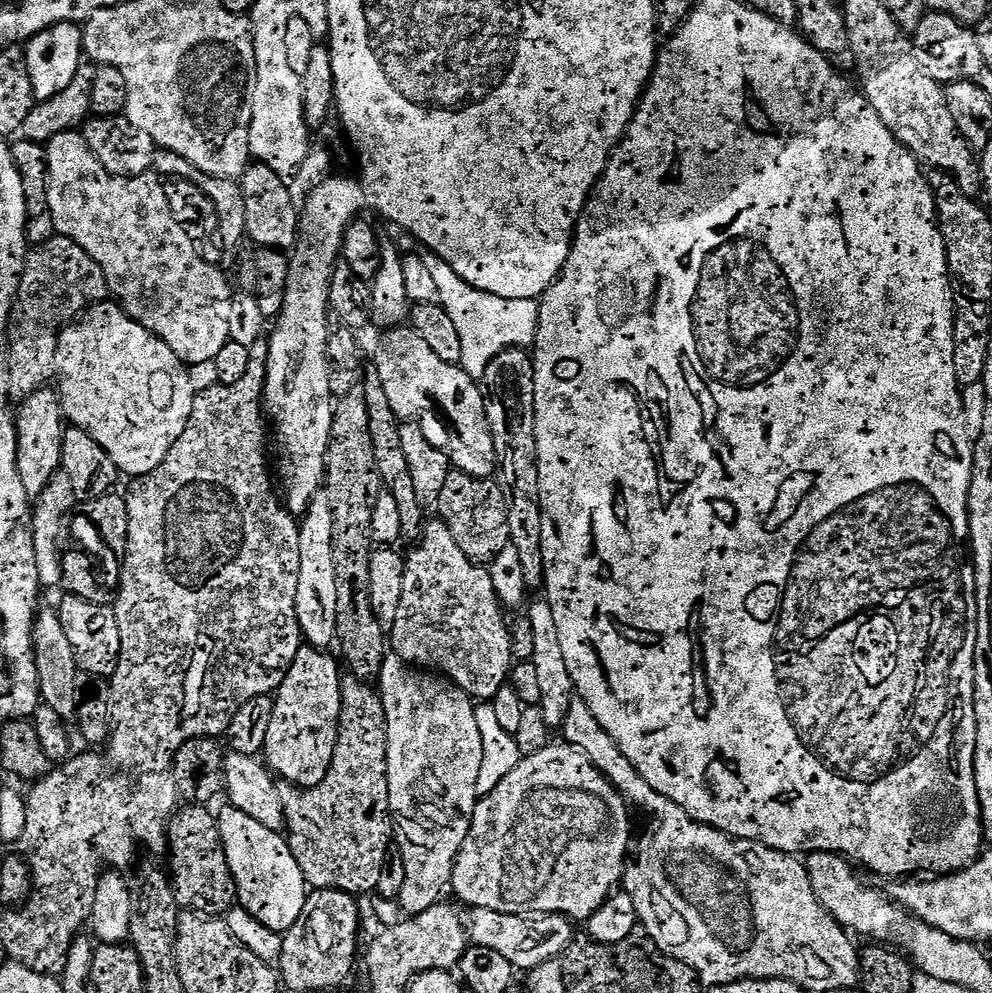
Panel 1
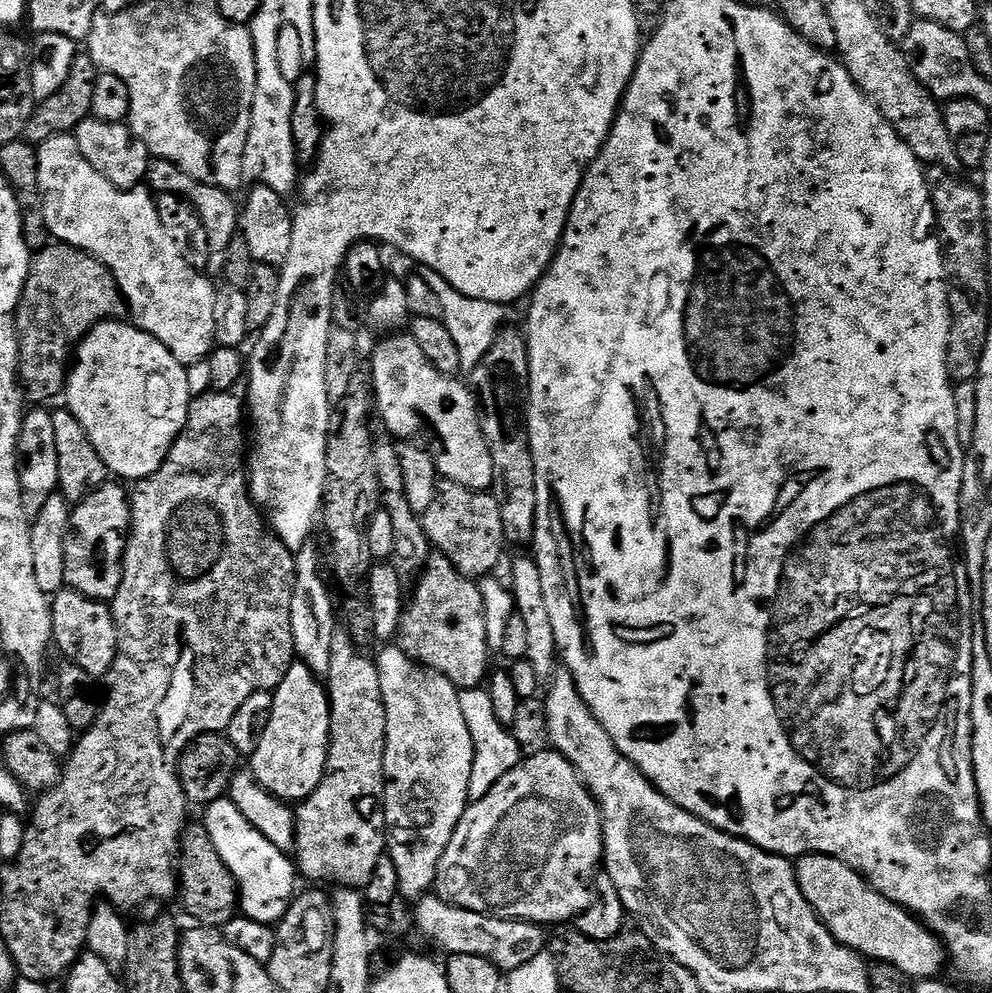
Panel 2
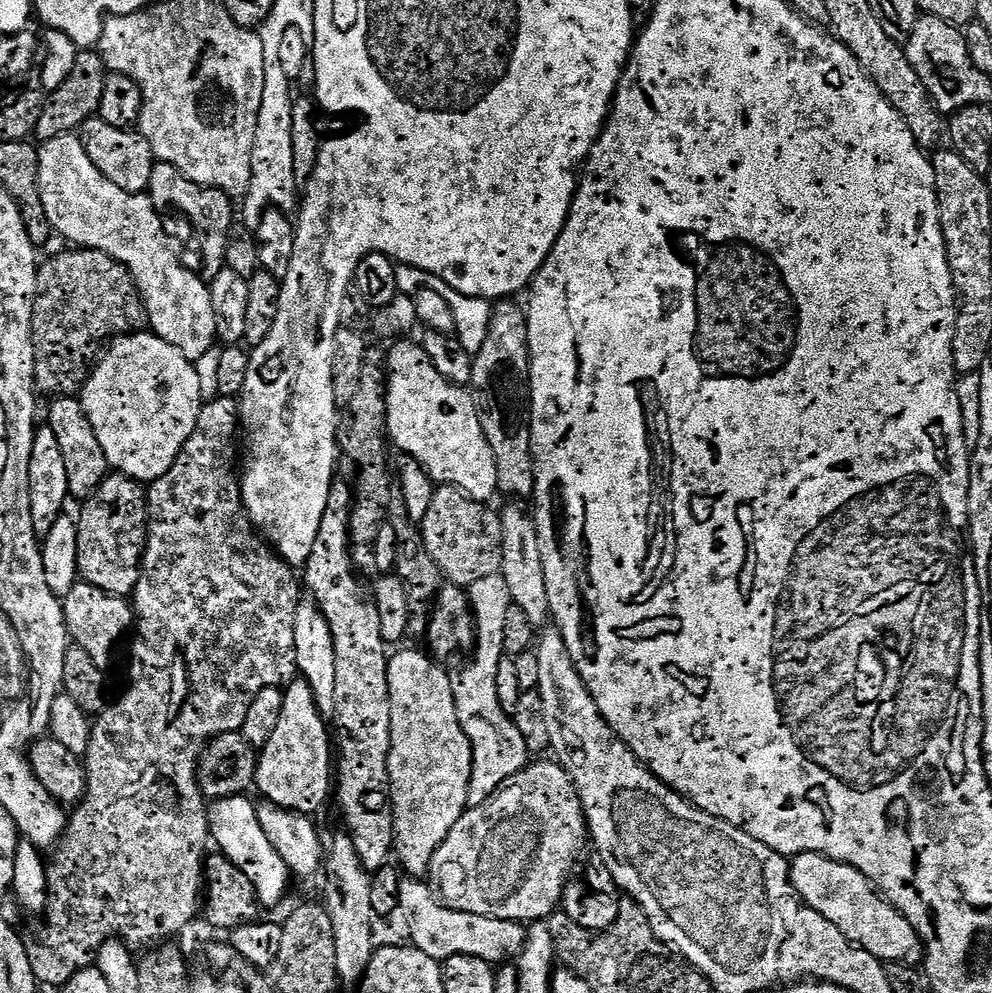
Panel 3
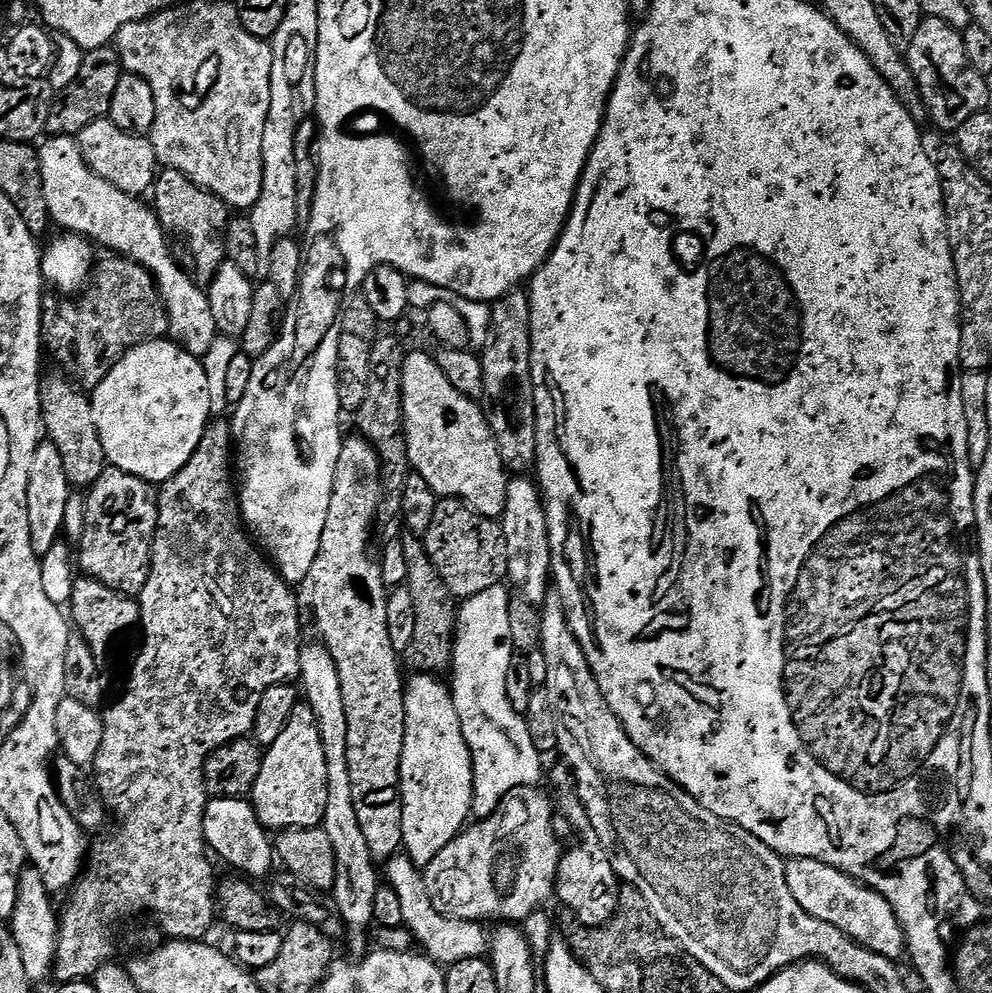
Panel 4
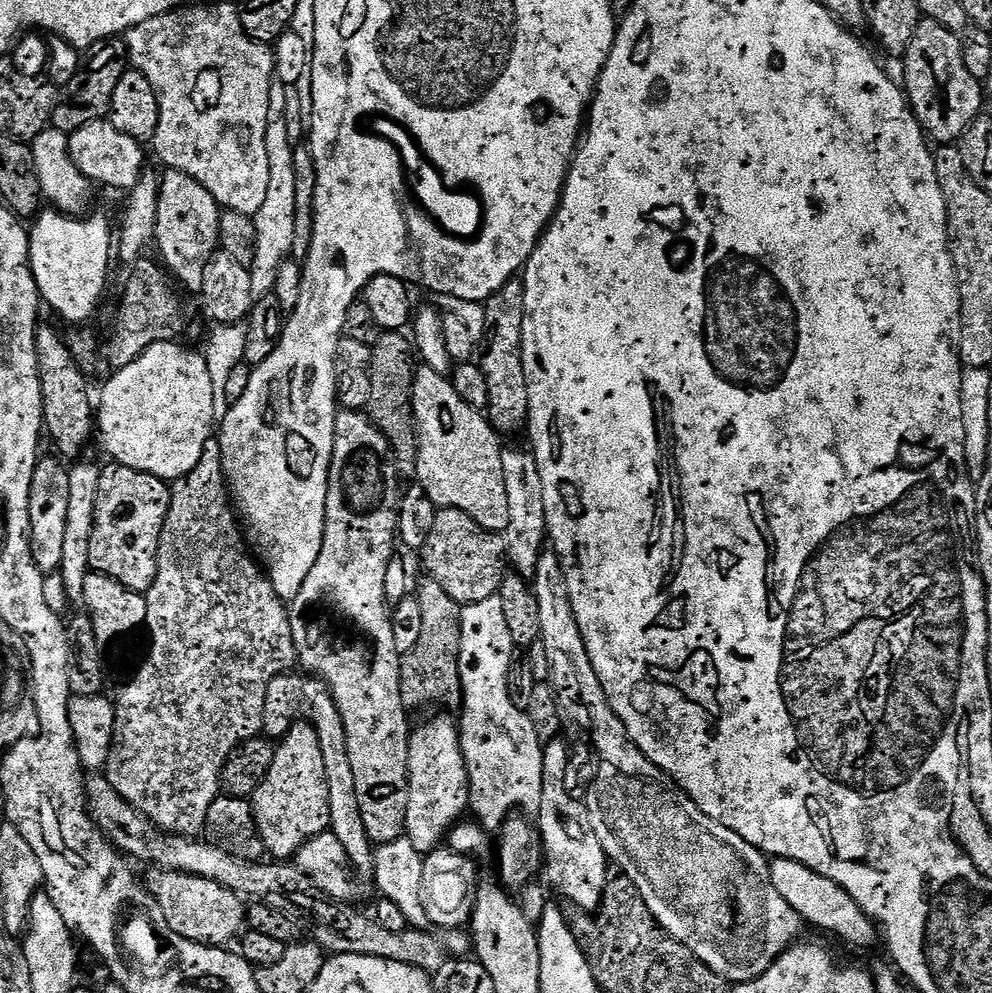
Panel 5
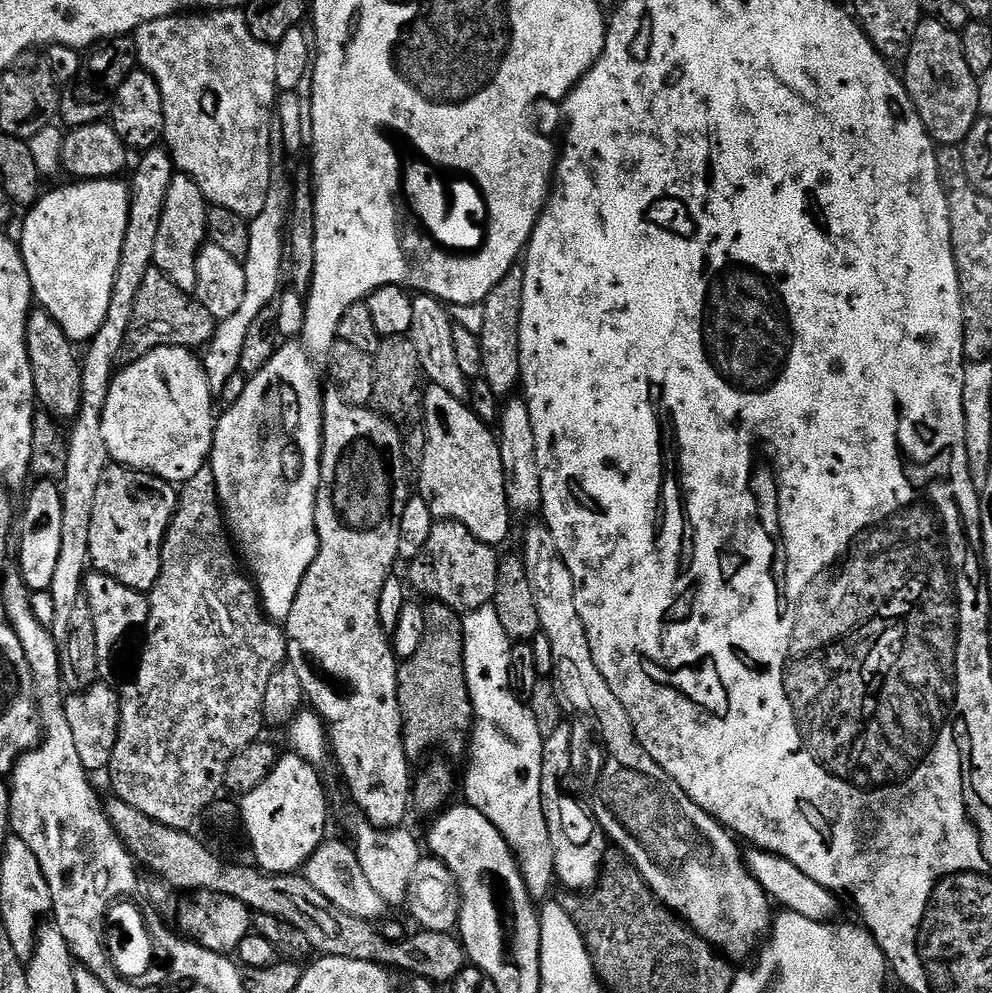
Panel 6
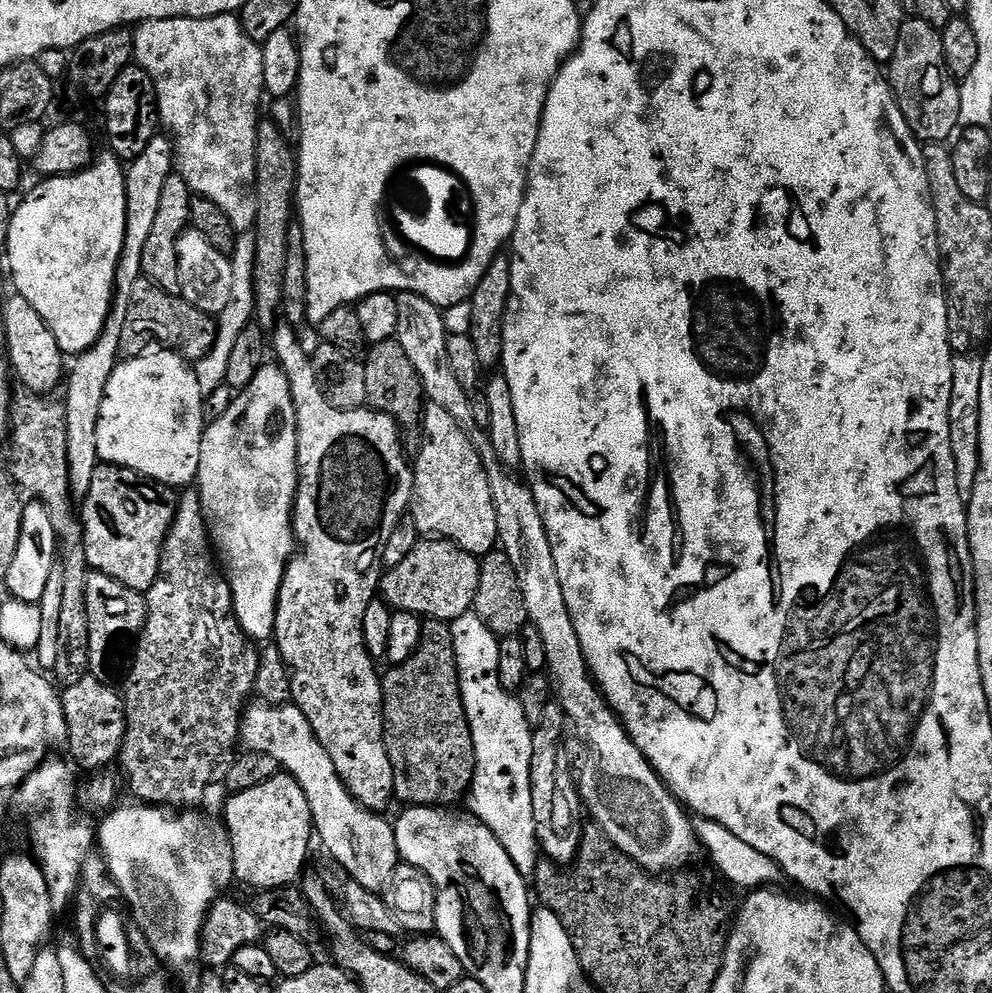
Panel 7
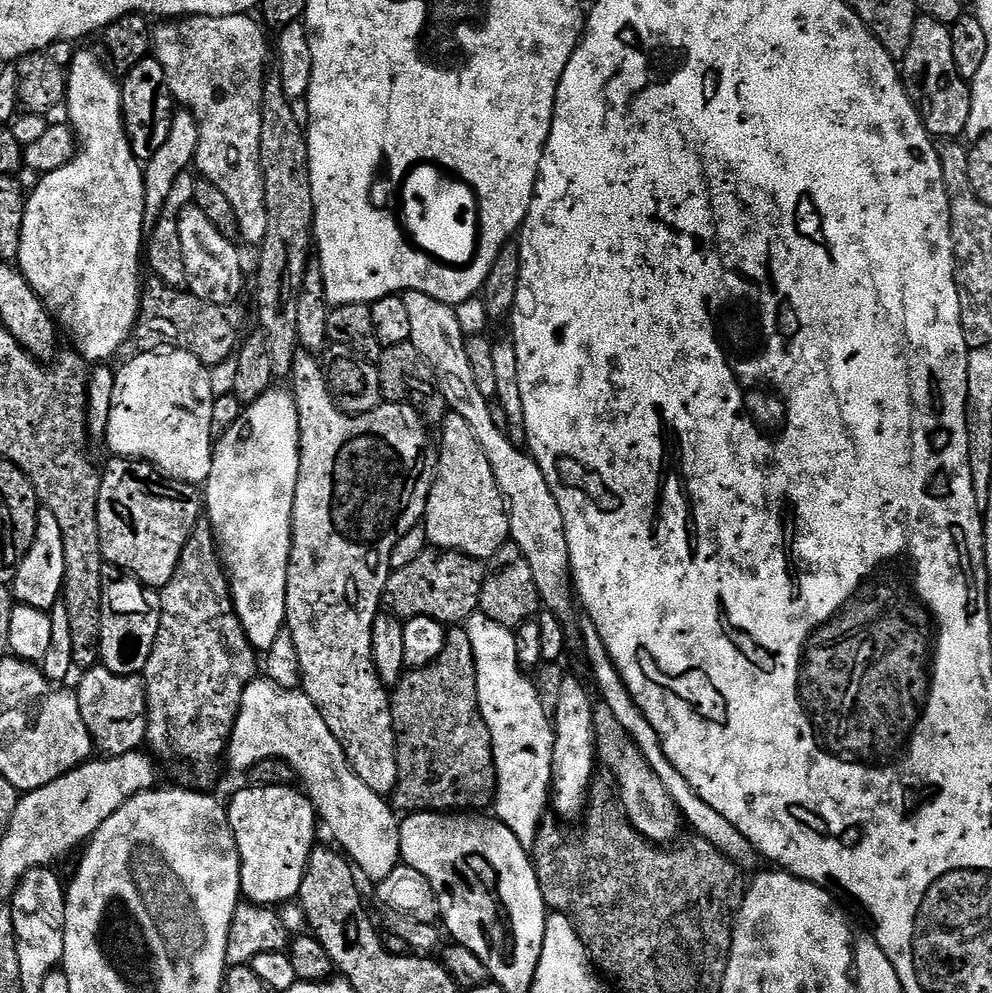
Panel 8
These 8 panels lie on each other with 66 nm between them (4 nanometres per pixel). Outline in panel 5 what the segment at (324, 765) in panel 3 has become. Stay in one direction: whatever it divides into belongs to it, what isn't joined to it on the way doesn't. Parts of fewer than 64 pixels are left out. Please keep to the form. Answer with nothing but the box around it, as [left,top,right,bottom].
[250,722,330,862]

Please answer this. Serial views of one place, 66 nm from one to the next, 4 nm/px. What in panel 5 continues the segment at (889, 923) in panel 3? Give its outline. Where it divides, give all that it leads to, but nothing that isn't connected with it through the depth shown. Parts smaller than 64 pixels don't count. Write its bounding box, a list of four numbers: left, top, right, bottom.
[770,859,878,948]

